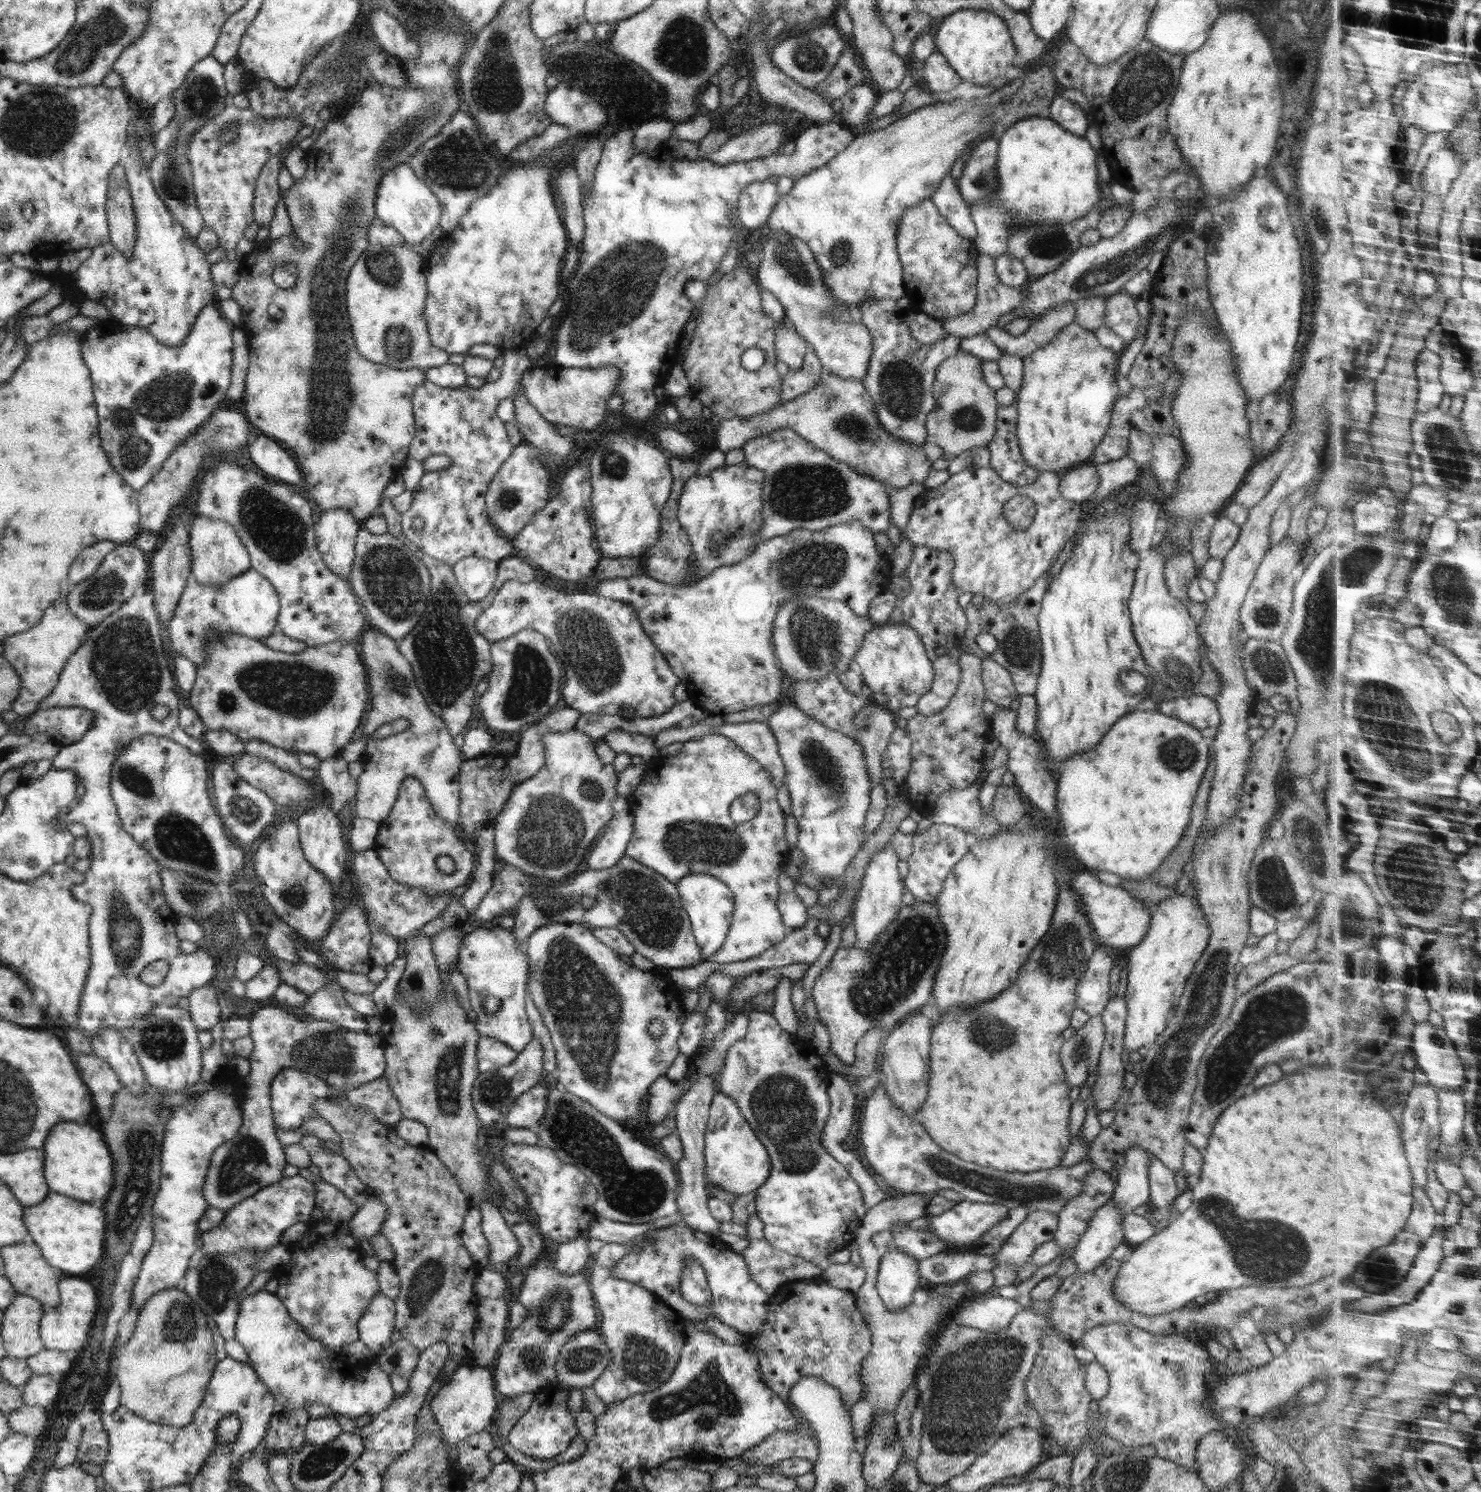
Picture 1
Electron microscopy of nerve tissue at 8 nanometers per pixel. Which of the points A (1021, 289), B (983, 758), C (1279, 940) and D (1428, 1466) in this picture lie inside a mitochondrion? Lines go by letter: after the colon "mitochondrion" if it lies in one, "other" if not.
A: other
B: other
C: other
D: other

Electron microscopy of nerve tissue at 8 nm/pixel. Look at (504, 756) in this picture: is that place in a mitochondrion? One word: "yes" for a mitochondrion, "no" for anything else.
no

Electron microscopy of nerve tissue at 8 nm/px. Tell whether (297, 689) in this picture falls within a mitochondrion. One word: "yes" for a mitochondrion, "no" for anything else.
yes

